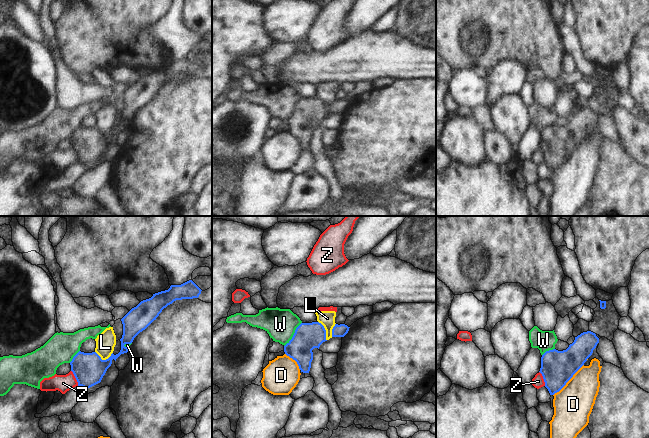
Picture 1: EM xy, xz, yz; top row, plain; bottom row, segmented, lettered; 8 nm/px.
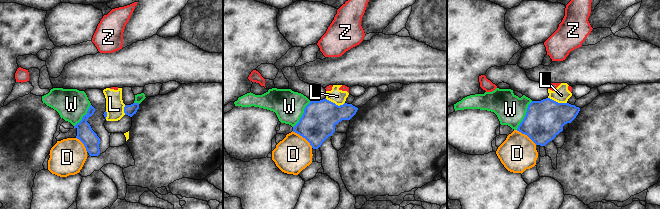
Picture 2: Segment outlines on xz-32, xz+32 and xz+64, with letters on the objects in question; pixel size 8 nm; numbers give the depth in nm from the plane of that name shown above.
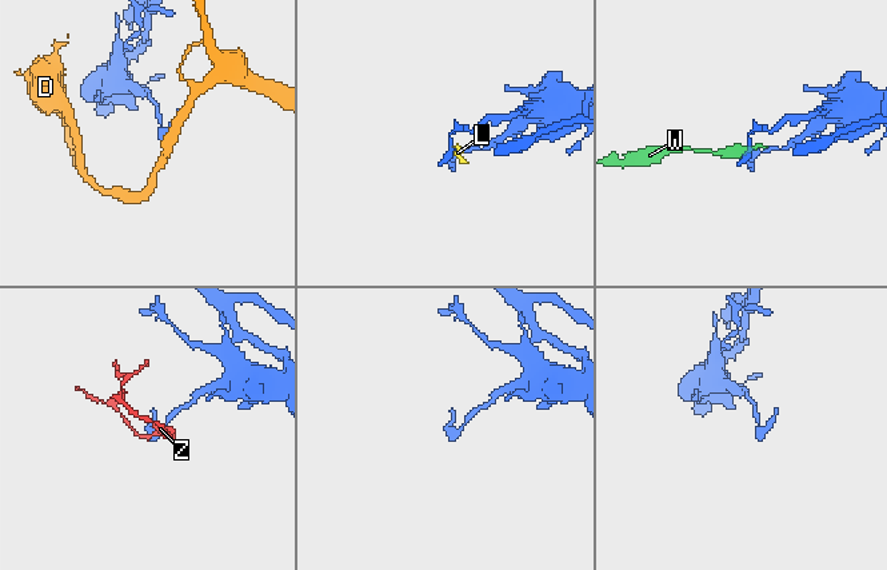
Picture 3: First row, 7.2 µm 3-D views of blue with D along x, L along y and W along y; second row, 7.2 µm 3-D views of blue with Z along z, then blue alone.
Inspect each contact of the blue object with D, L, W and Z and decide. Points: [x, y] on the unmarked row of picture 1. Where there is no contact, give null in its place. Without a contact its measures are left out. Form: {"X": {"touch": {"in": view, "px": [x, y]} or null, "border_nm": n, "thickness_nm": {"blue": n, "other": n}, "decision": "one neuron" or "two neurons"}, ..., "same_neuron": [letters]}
{"D": {"touch": {"in": "yz", "px": [569, 155]}, "border_nm": 360, "thickness_nm": {"blue": 280, "other": 320}, "decision": "two neurons"}, "L": {"touch": {"in": "xy", "px": [103, 136]}, "border_nm": 140, "thickness_nm": {"blue": 260, "other": 160}, "decision": "two neurons"}, "W": {"touch": {"in": "xz", "px": [294, 110]}, "border_nm": 240, "thickness_nm": {"blue": 220, "other": 240}, "decision": "two neurons"}, "Z": {"touch": {"in": "xy", "px": [75, 153]}, "border_nm": 140, "thickness_nm": {"blue": 260, "other": 140}, "decision": "two neurons"}, "same_neuron": []}

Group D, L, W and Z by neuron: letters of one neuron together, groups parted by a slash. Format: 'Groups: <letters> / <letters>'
Groups: D / L Z / W

